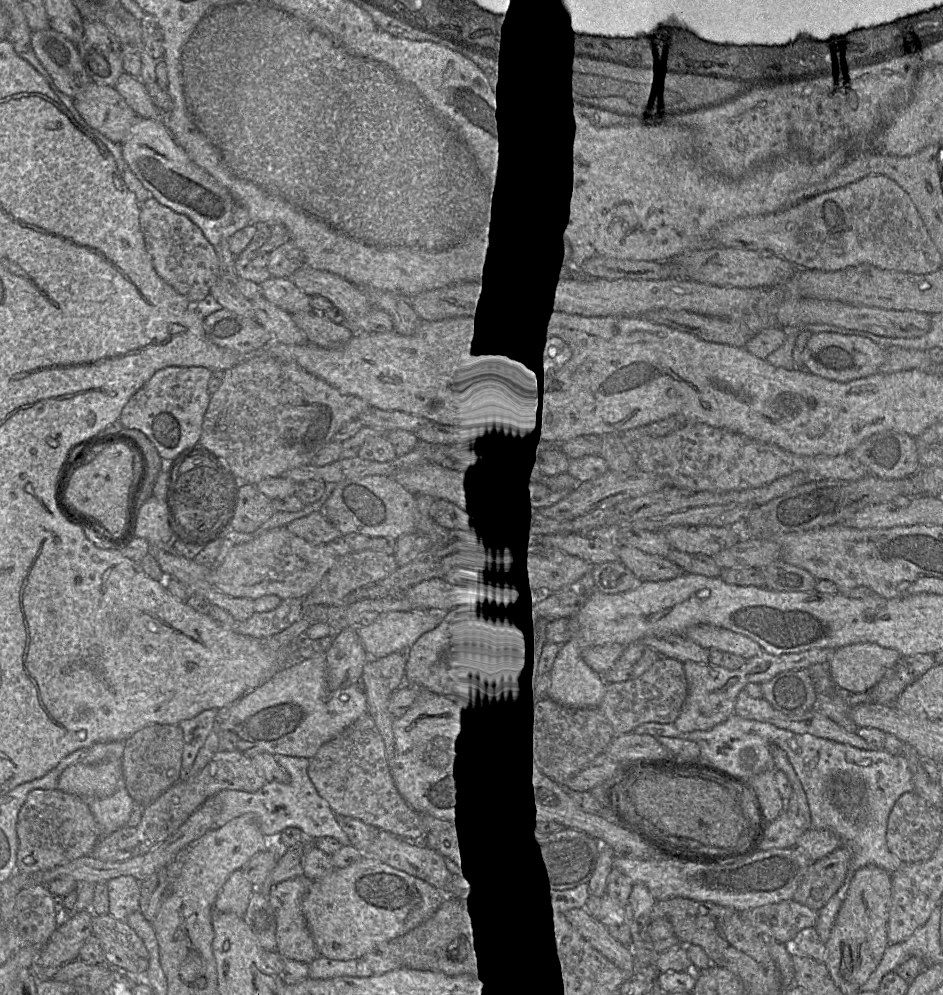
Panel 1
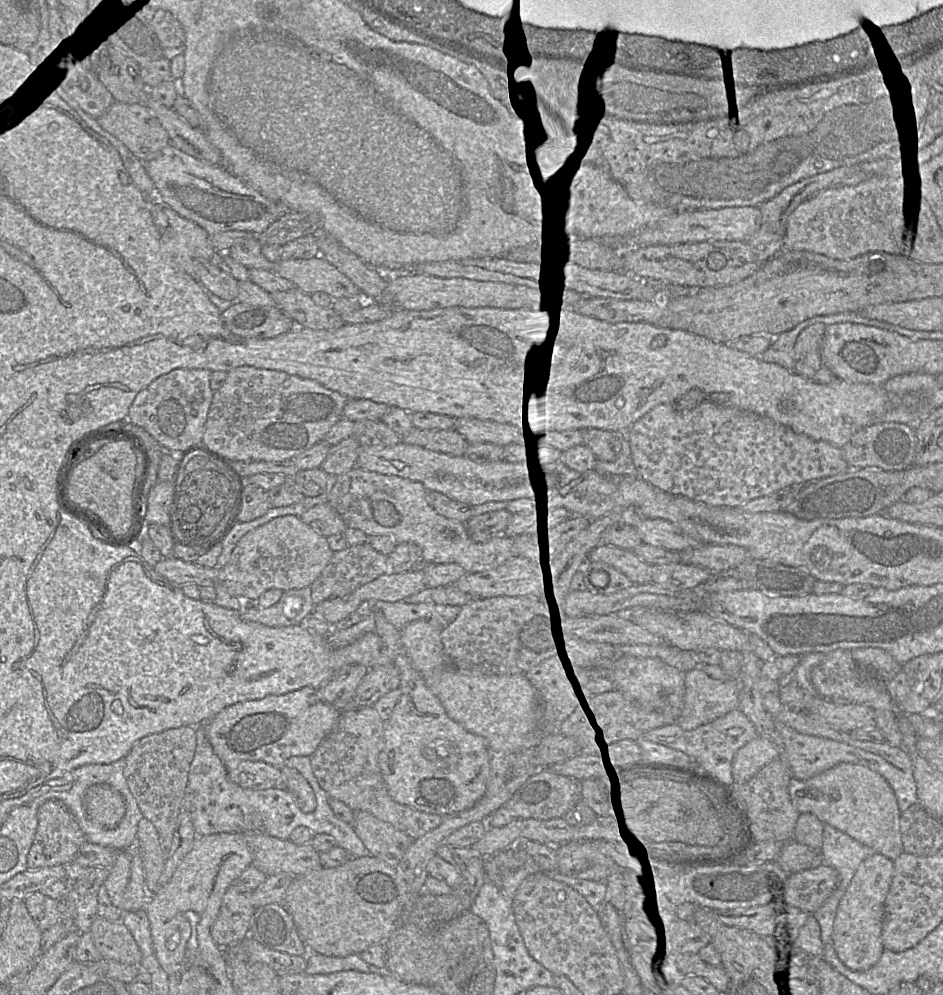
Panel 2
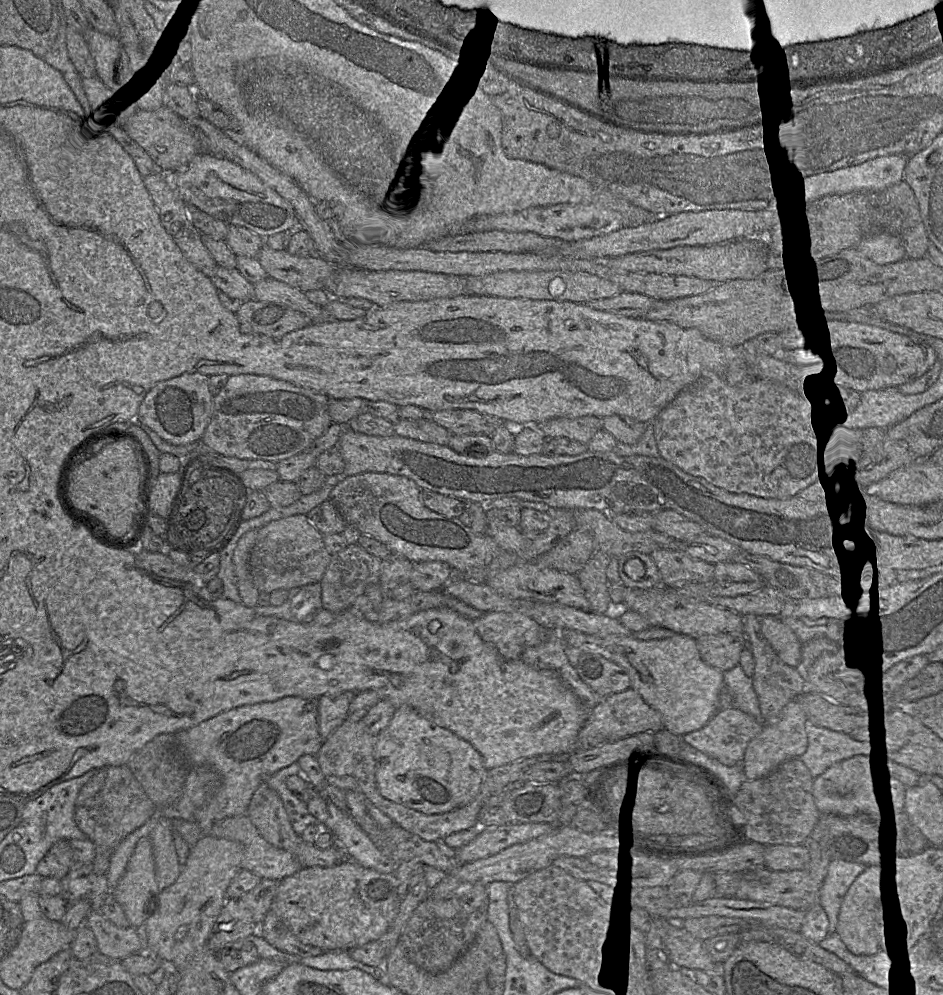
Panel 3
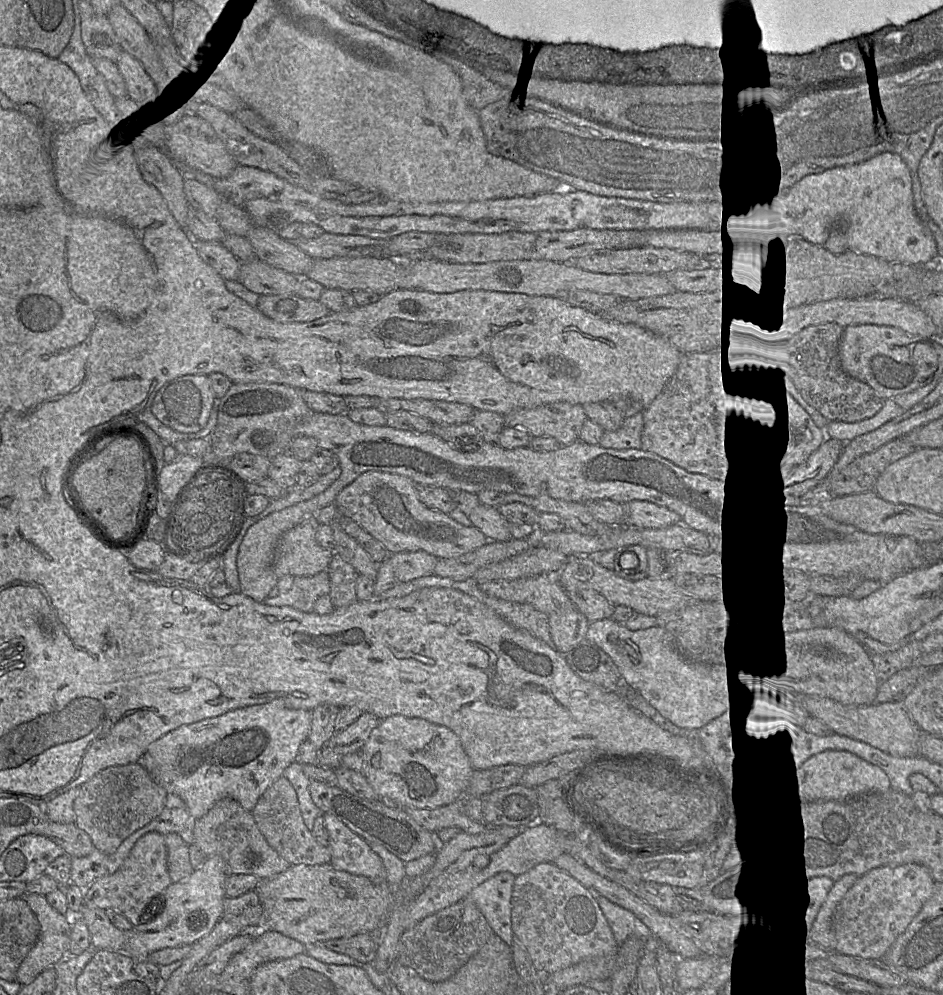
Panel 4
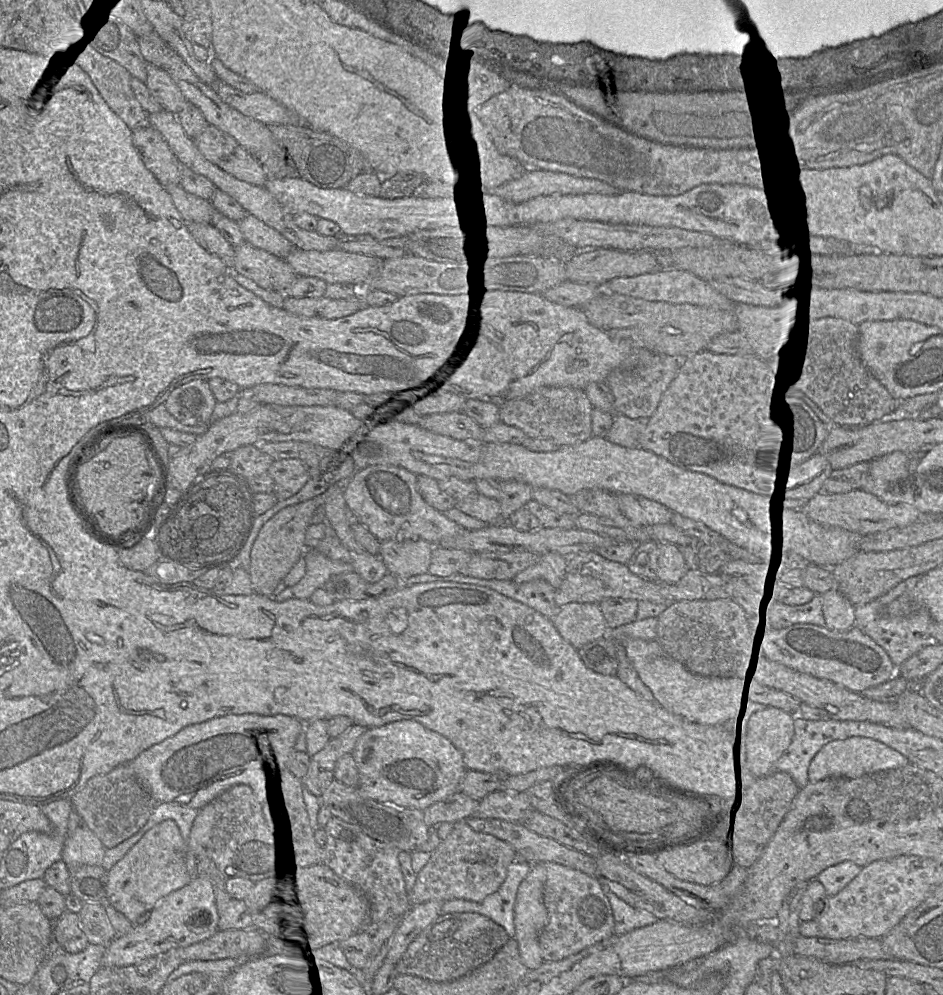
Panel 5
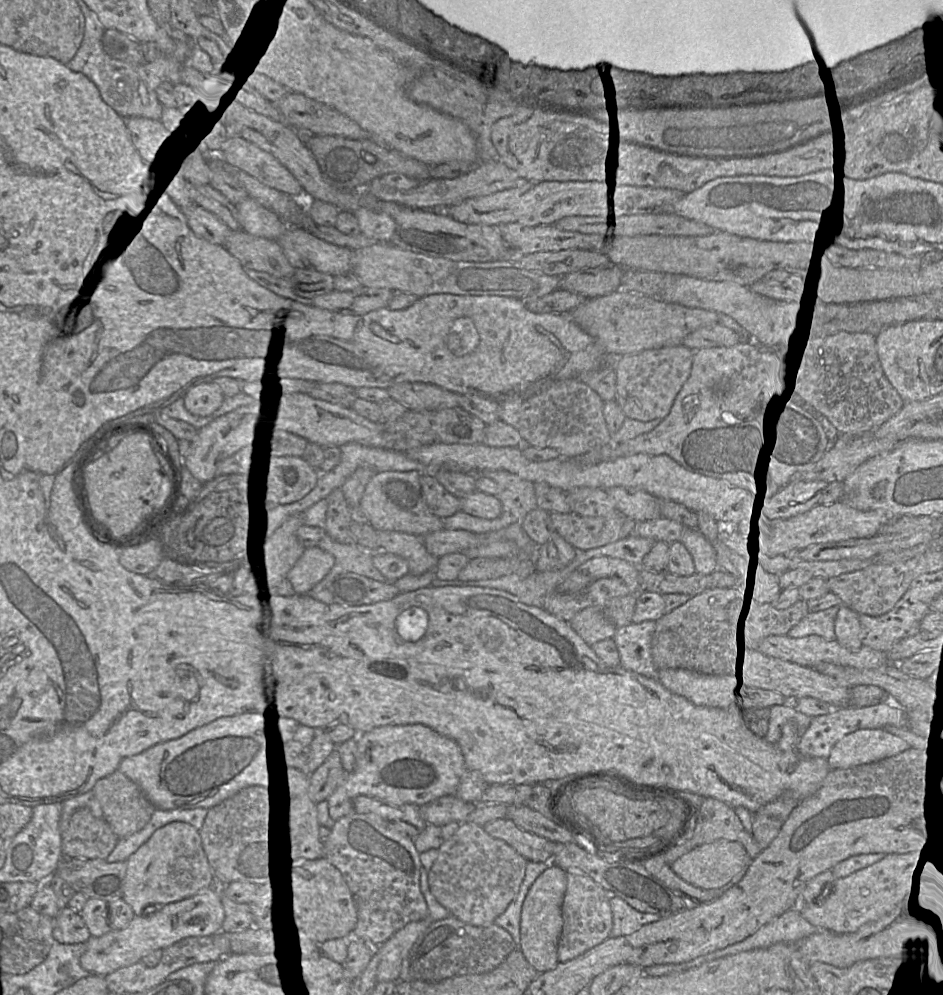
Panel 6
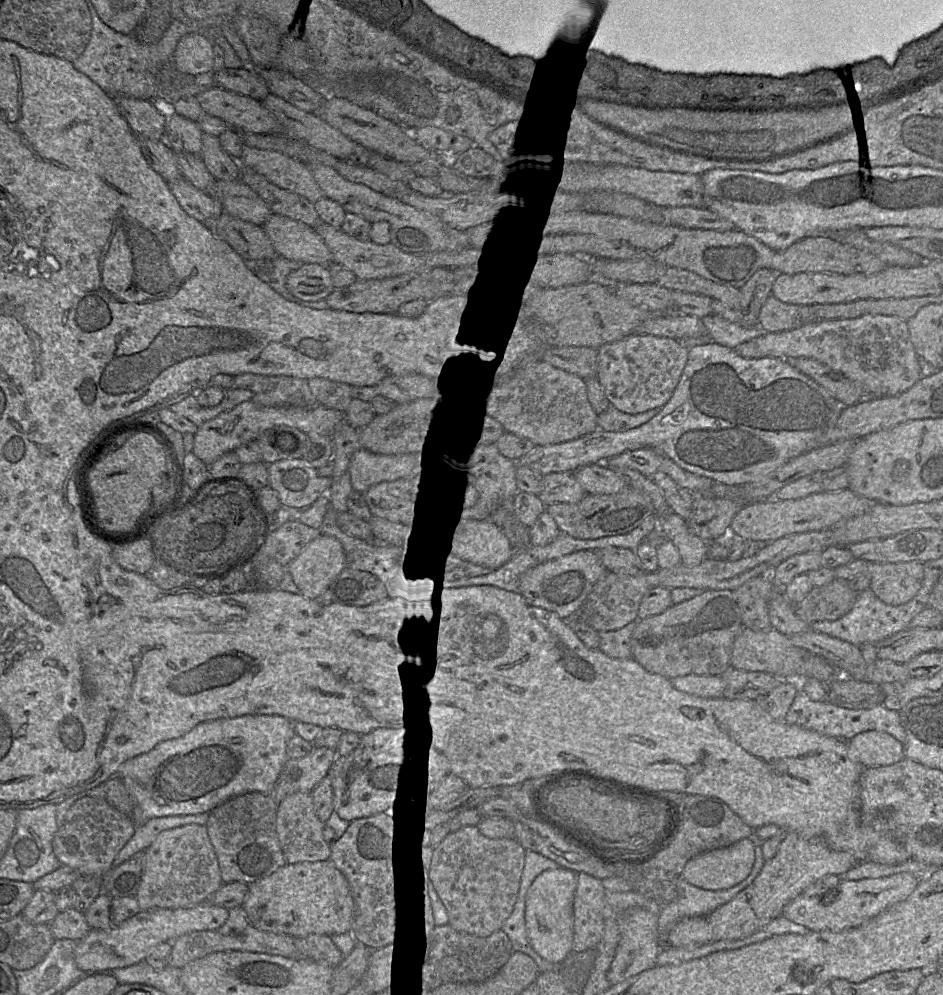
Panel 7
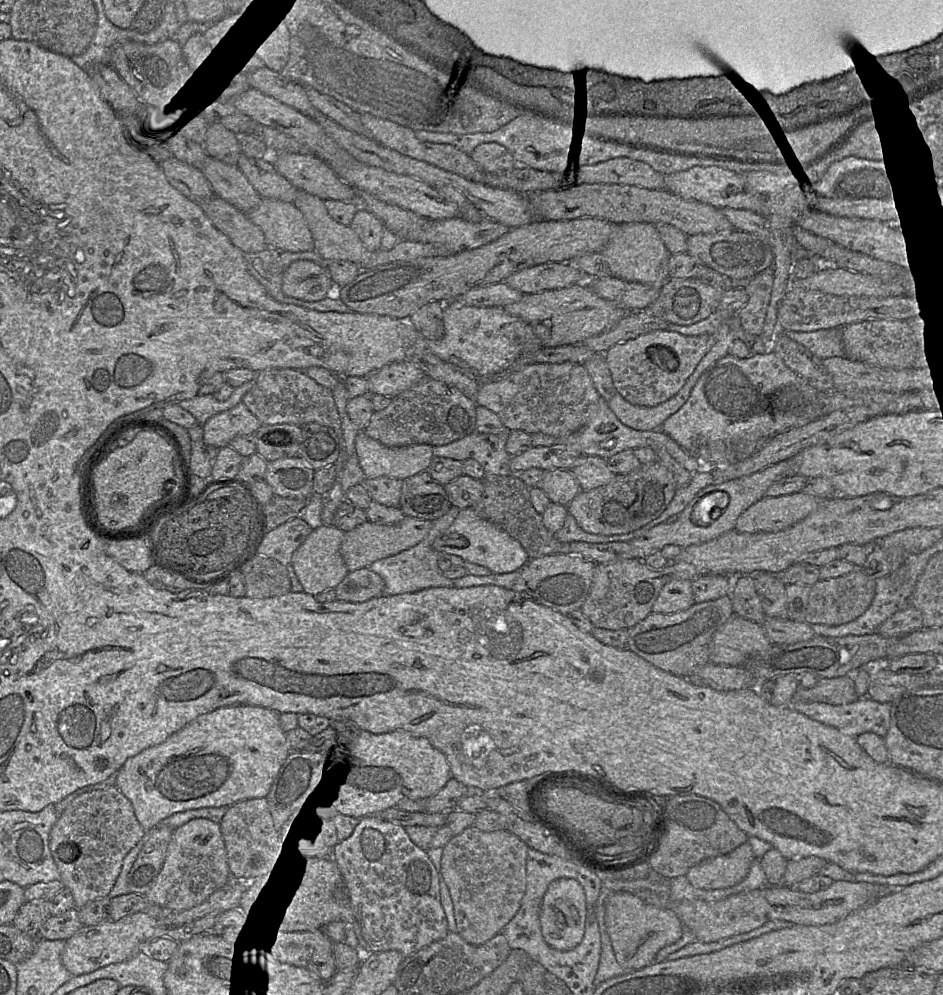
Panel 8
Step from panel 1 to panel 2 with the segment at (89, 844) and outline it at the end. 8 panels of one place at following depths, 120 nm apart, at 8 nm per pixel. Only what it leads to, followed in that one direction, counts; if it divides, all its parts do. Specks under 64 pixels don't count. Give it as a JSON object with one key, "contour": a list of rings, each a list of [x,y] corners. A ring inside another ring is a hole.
{"contour":[[[48,800],[38,811],[38,826],[27,855],[28,869],[35,870],[74,861],[80,846],[85,842],[85,835],[69,809],[58,800]]]}

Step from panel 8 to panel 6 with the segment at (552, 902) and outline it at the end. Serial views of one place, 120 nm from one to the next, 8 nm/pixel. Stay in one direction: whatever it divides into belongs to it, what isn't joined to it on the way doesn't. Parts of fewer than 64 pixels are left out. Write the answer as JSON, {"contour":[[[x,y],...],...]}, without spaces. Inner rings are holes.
{"contour":[[[550,865],[533,882],[521,907],[519,948],[538,973],[557,966],[558,943],[563,928],[562,903],[567,885],[566,871]]]}

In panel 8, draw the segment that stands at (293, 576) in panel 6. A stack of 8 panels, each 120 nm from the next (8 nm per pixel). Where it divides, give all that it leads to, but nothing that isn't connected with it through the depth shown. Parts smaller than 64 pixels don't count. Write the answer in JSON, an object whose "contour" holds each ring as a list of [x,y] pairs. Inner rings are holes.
{"contour":[[[321,525],[313,529],[303,543],[294,551],[291,563],[303,592],[317,595],[323,591],[335,588],[347,575],[349,570],[340,554],[340,546],[344,532],[333,525]]]}

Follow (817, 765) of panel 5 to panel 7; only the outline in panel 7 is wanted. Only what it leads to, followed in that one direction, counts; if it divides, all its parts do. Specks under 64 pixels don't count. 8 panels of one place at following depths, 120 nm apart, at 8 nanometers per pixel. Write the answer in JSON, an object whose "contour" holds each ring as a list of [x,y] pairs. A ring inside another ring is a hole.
{"contour":[[[886,732],[859,733],[847,747],[849,755],[865,768],[887,766],[905,758],[904,743]]]}

